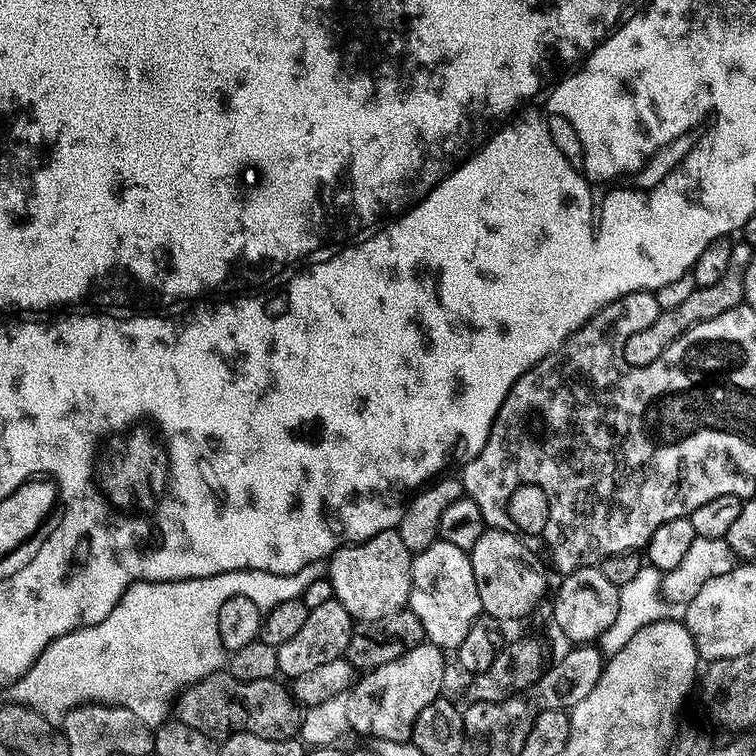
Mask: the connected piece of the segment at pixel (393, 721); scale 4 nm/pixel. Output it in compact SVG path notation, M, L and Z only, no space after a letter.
M427 642L414 646L414 650L410 650L406 654L402 654L402 658L394 658L394 662L386 662L378 665L377 668L371 669L366 675L363 675L352 686L351 692L347 693L346 699L348 705L346 706L346 714L350 717L350 729L353 733L361 732L364 738L371 738L374 740L389 740L390 742L402 742L403 740L411 740L412 731L414 730L414 722L418 722L418 714L422 714L422 709L425 706L430 706L430 702L441 699L444 688L444 656L445 653L436 644L429 644Z

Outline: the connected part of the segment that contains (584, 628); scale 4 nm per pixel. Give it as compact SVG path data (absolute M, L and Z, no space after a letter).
M598 566L575 568L561 580L564 581L557 586L556 597L552 600L552 620L557 630L576 646L588 646L599 641L618 615L620 589L603 576Z

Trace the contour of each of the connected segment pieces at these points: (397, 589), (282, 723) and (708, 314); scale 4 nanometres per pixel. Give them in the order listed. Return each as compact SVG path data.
M396 530L379 532L374 534L374 538L361 540L358 544L345 544L337 552L333 552L327 561L328 575L326 578L332 583L333 597L339 604L346 606L346 610L356 622L386 618L395 612L405 611L412 581L413 555L406 546L406 542L402 542L399 531Z
M209 671L206 678L202 678L197 684L184 690L178 702L178 719L186 726L194 726L194 730L202 730L202 734L212 737L217 742L223 742L240 732L249 732L258 738L284 740L293 738L299 733L302 719L302 708L296 697L287 687L279 684L279 679L259 680L258 682L246 682L234 678L228 671Z
M743 242L733 243L730 250L730 266L727 268L726 274L722 274L722 278L718 278L718 282L714 282L714 286L696 287L694 294L690 294L690 298L684 299L679 306L674 306L674 310L661 310L658 318L654 318L654 322L650 322L650 326L646 326L646 330L638 330L638 334L626 338L624 343L626 362L630 362L630 366L635 368L646 366L650 362L654 362L654 358L663 356L671 344L676 343L678 338L682 338L682 334L686 334L686 330L698 326L698 322L710 322L710 318L718 318L718 314L726 314L726 310L741 307L744 304L746 266L750 266L750 258L753 254L753 245Z

